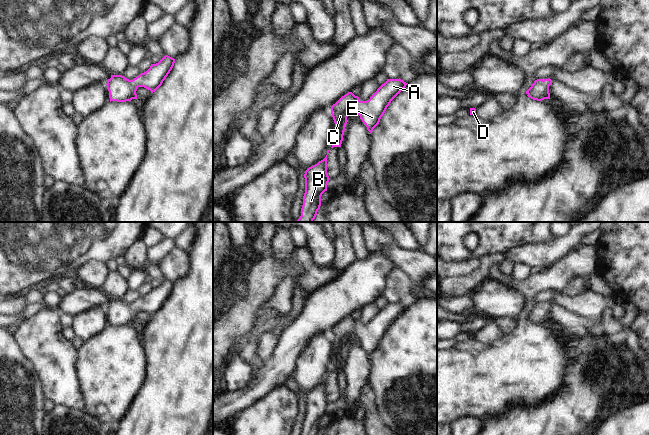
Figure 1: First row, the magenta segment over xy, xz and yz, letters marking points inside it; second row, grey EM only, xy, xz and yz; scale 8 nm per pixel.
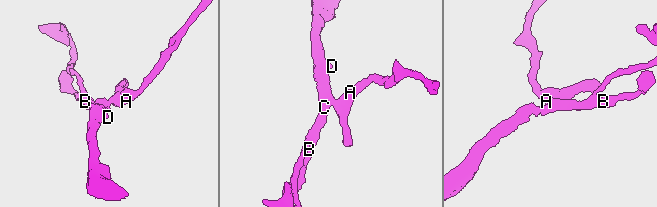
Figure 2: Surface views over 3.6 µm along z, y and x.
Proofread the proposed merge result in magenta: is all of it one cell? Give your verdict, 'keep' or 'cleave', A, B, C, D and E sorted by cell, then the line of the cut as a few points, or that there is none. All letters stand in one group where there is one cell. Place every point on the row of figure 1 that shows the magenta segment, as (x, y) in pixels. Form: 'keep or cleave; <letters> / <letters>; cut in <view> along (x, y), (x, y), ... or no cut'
keep; A B C D E; no cut

